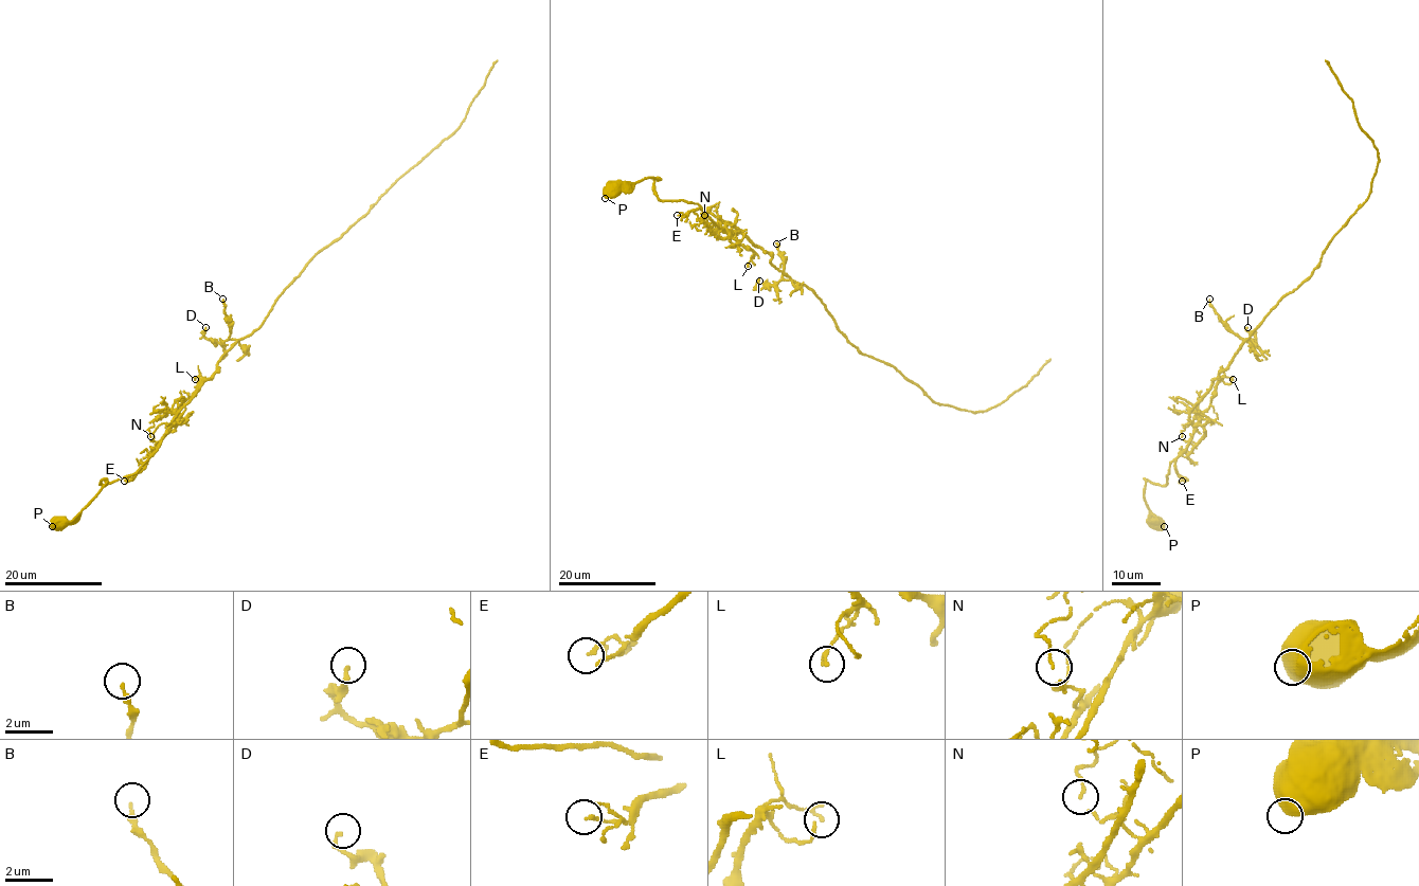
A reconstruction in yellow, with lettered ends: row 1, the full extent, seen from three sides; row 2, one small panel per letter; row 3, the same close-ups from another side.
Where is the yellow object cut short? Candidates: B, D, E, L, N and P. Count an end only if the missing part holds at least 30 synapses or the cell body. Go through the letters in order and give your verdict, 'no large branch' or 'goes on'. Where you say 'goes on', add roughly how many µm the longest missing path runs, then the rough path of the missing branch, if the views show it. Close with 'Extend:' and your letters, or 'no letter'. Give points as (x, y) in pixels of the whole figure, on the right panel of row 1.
B: no large branch
D: no large branch
E: no large branch
L: no large branch
N: no large branch
P: no large branch
Extend: no letter

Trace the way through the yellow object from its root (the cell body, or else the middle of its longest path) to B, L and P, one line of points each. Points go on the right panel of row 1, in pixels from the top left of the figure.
B: (1272, 310), (1243, 339), (1222, 320), (1209, 299)
L: (1272, 310), (1213, 380), (1196, 408), (1201, 411), (1208, 408), (1215, 386), (1224, 376), (1233, 379)
P: (1272, 310), (1191, 409), (1193, 433), (1187, 447), (1170, 463), (1167, 483), (1145, 480), (1148, 519), (1164, 526)

